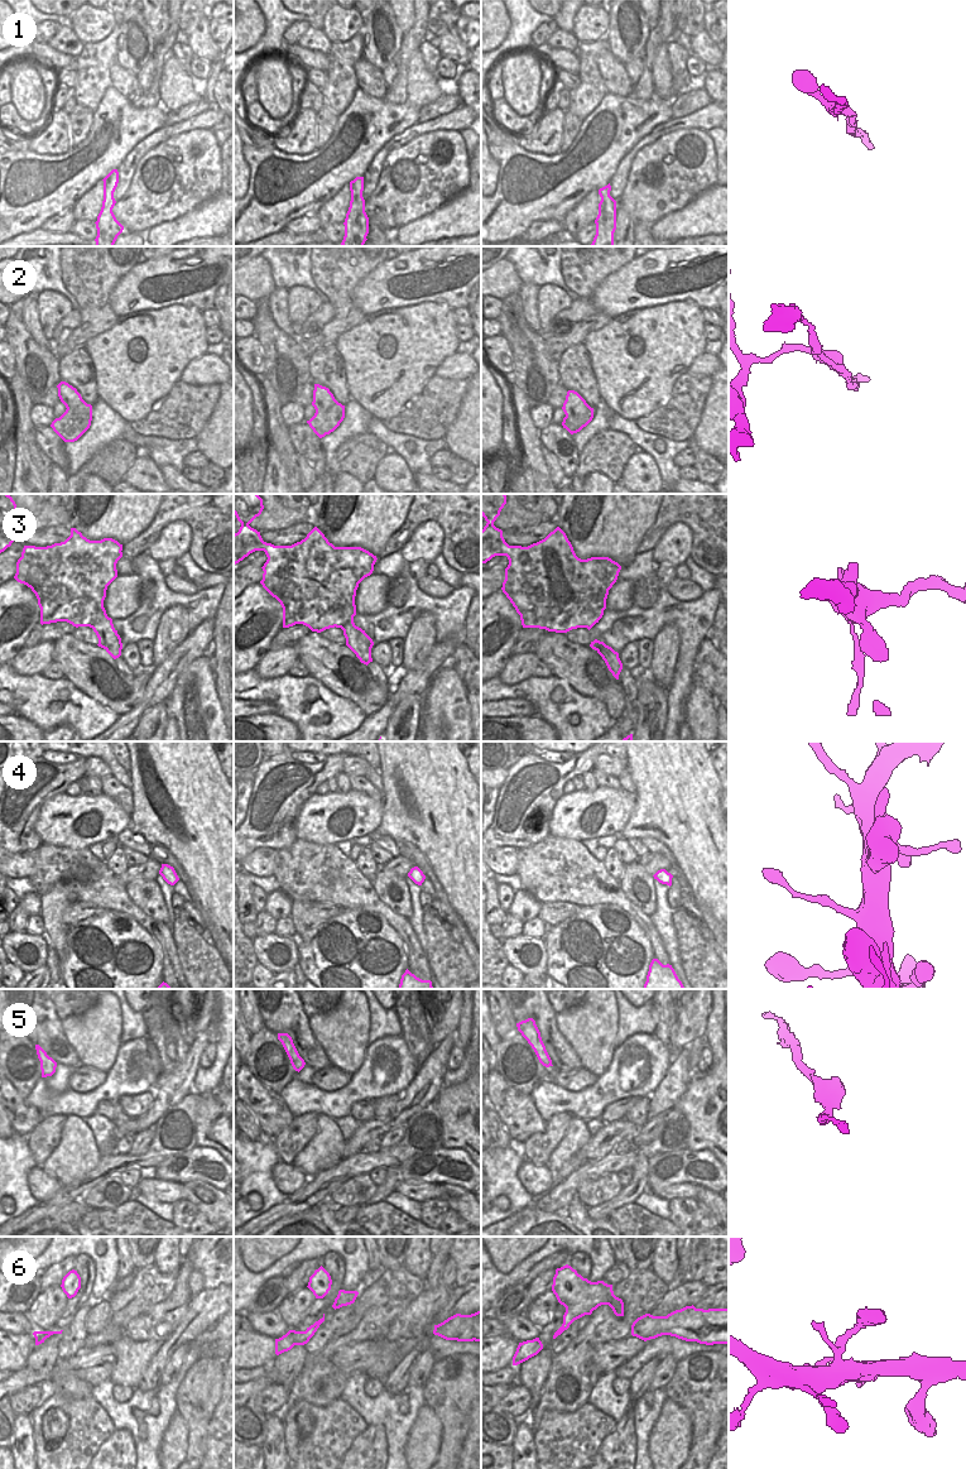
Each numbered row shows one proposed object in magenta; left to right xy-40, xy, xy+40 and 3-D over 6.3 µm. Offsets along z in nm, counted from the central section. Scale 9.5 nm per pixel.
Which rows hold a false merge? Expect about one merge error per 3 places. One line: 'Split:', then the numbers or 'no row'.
Split: 2, 3

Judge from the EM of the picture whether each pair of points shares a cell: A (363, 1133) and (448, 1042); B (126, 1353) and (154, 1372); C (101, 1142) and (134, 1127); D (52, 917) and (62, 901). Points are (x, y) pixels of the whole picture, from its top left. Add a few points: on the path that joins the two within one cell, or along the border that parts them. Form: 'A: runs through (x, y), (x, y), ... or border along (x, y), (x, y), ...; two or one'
A: runs through (390, 1123), (427, 1084), (433, 1070); one
B: border along (163, 1343), (137, 1387); two
C: border along (114, 1126), (115, 1141); two
D: runs through (52, 913), (58, 905); one

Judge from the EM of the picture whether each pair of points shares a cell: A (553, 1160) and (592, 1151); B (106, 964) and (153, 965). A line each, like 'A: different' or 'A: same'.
A: different
B: same

